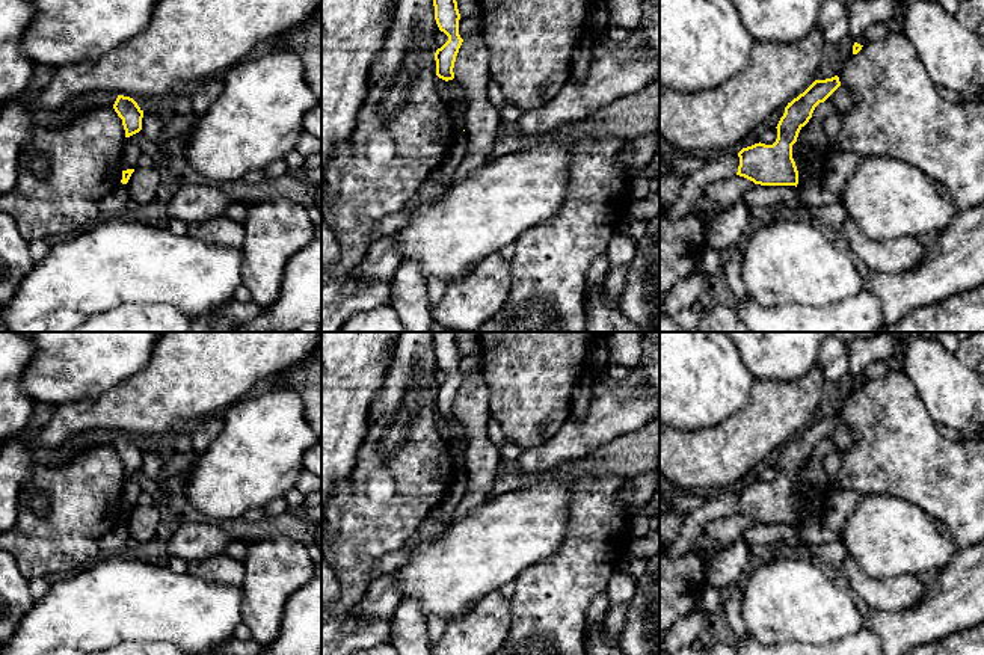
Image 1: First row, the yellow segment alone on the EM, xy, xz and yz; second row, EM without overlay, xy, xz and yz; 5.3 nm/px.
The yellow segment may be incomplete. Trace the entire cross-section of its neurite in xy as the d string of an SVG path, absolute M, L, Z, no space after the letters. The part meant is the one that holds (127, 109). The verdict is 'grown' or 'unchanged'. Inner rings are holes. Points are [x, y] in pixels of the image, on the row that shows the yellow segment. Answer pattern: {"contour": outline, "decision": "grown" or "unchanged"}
{"contour": "M118 95L113 109L122 119L125 137L130 137L142 130L143 110L133 98Z", "decision": "unchanged"}

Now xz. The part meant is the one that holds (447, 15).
{"contour": "M433 0L435 20L441 32L448 41L436 50L436 75L445 81L454 78L454 62L463 39L459 35L460 14L456 0Z", "decision": "unchanged"}

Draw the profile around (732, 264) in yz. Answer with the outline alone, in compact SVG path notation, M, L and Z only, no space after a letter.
M740 248L730 251L723 264L723 276L732 291L733 300L743 302L750 297L743 278L741 278L741 266L743 266L743 252Z

